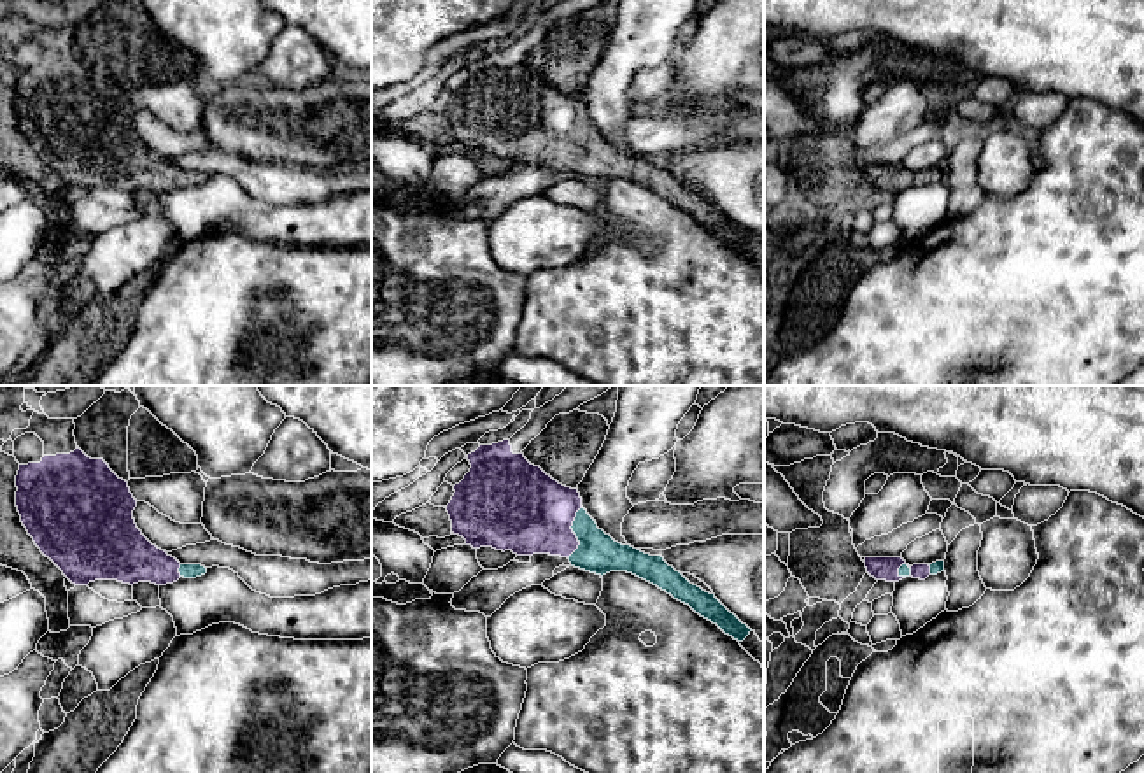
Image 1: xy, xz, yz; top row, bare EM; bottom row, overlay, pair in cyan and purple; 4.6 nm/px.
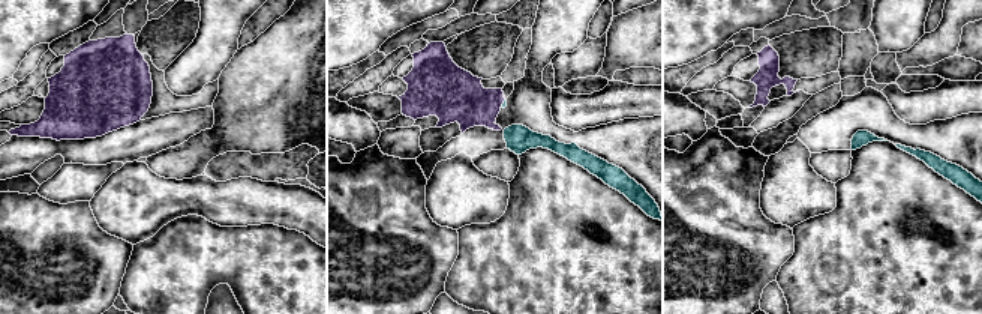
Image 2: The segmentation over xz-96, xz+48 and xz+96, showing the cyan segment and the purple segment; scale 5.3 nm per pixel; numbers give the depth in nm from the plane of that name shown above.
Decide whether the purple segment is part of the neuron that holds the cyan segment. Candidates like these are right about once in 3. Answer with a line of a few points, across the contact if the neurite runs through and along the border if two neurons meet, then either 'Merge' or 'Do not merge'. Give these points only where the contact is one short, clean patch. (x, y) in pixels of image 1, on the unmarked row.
Line: xz (598, 160), (573, 139), (524, 118). Merge

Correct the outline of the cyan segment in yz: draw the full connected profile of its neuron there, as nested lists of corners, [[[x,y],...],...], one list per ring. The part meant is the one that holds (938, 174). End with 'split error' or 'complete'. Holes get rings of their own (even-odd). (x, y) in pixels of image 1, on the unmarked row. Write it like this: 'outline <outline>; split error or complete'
outline [[[865,165],[865,175],[876,188],[899,189],[906,184],[925,188],[944,179],[944,168],[909,174],[902,165]]]; split error

